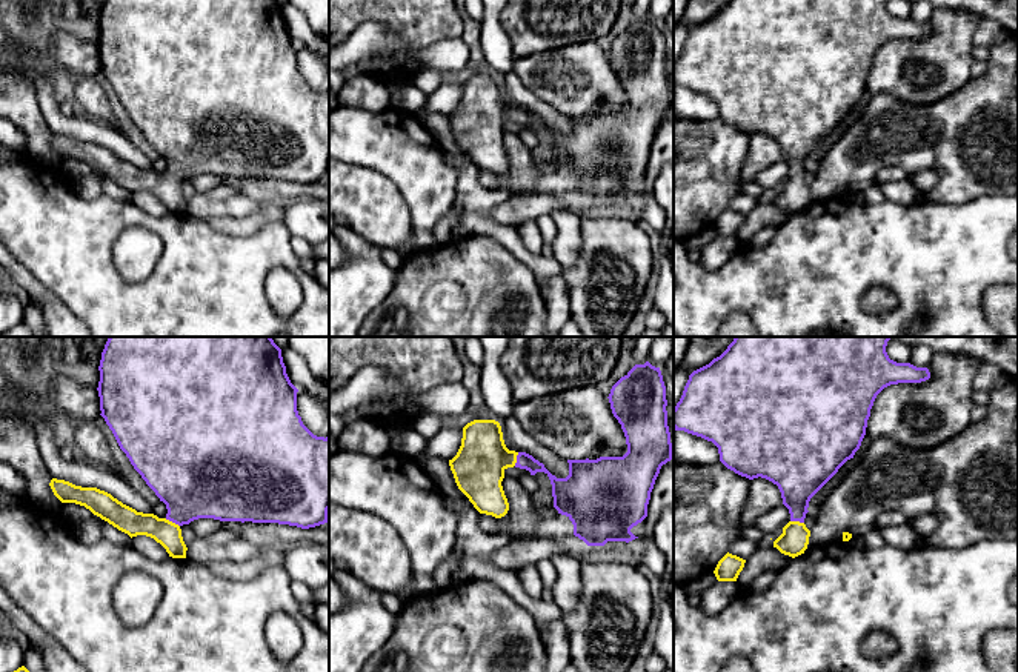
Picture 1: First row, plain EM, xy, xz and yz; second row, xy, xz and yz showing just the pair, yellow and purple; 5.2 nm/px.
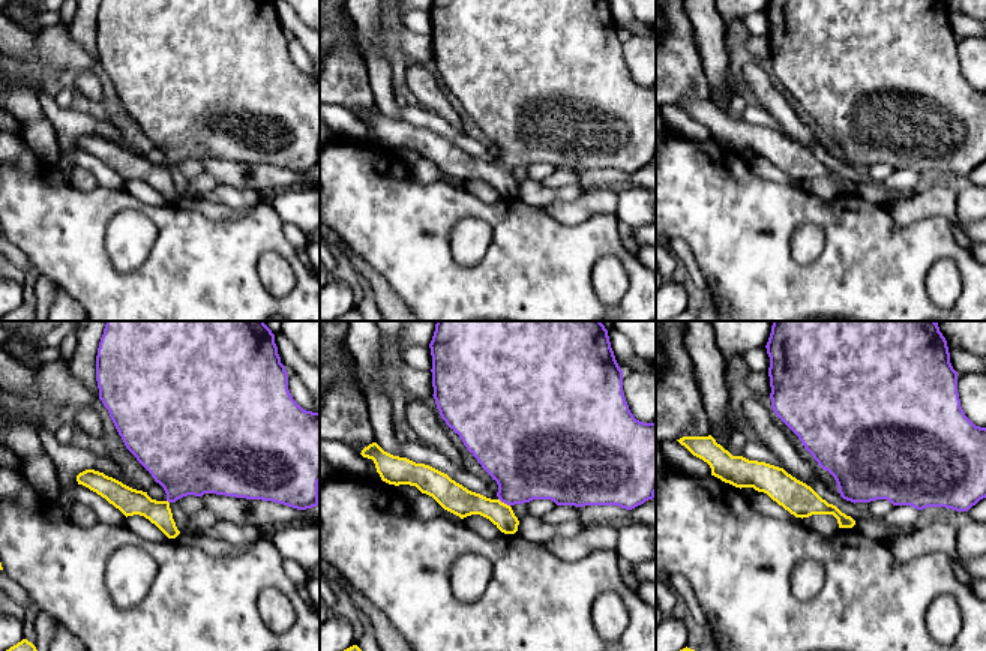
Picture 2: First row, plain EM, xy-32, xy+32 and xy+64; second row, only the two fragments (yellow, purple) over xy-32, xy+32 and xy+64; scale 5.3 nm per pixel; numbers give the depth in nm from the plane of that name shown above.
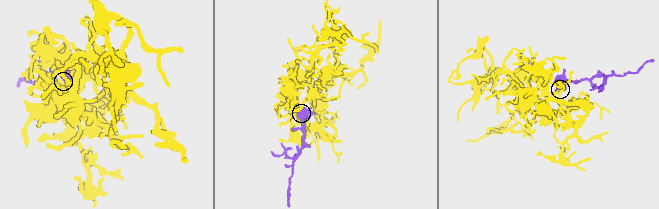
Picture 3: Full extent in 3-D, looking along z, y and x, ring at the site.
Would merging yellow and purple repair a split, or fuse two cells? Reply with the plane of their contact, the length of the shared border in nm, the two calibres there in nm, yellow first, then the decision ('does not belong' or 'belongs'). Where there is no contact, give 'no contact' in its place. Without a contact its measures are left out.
xy | 90 nm | 140/400 nm | belongs

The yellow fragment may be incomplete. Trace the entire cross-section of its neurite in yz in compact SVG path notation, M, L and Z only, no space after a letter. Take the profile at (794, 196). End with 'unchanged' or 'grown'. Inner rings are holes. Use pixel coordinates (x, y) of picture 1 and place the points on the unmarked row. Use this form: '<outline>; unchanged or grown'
M729 0L720 12L689 31L683 51L674 63L674 85L712 97L718 103L720 117L735 129L749 135L761 132L778 141L783 160L789 165L790 177L773 197L773 203L784 211L795 214L807 205L810 186L806 183L804 174L809 168L809 157L860 105L877 51L890 40L921 38L930 34L927 23L917 23L910 18L897 18L890 15L886 2L887 0Z; grown

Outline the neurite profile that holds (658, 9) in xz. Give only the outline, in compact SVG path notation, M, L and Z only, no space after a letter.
M652 0L647 17L655 23L666 22L666 17L672 8L674 0Z

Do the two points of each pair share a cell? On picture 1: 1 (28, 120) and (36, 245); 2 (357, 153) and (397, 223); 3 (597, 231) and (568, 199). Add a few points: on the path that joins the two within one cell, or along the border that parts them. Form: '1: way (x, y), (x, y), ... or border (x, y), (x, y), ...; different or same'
1: border (28, 157), (62, 169); different
2: border (345, 162), (371, 168), (383, 174), (397, 188); different
3: border (582, 217), (620, 219); different

